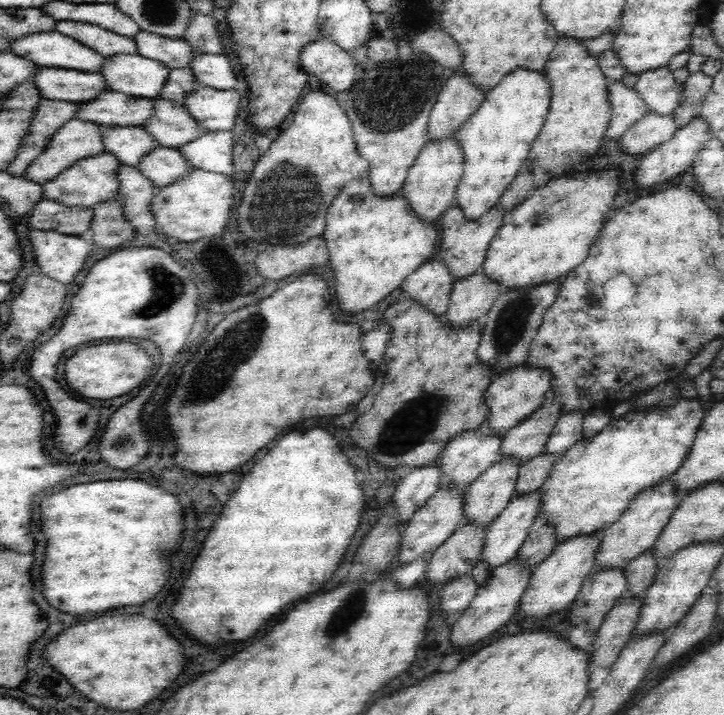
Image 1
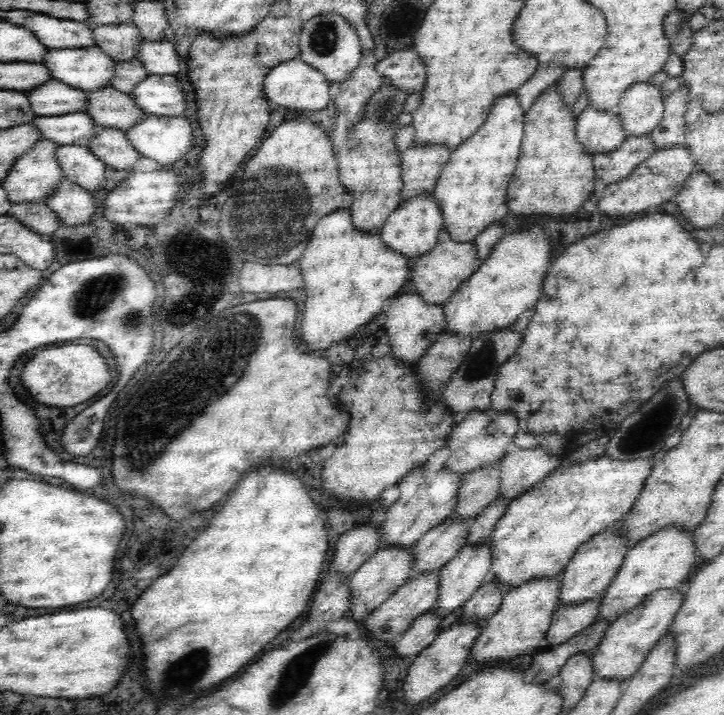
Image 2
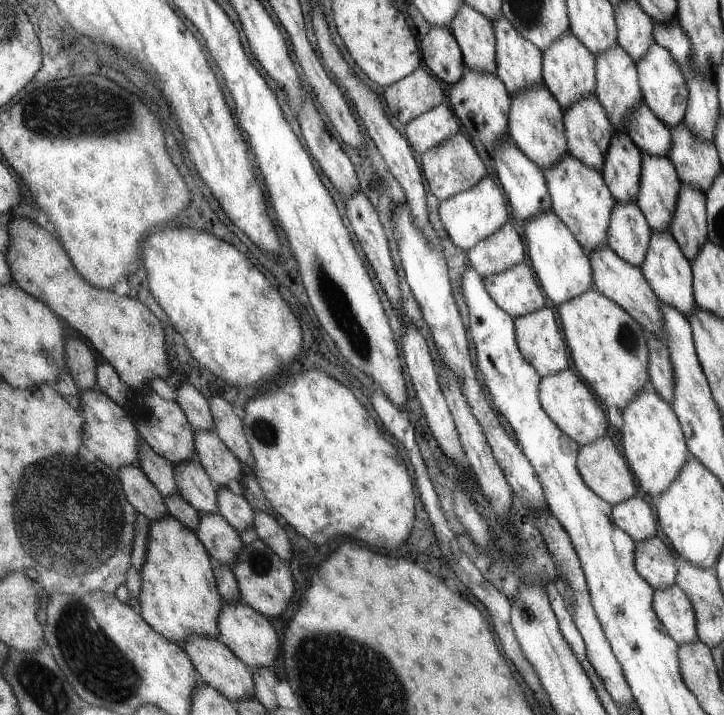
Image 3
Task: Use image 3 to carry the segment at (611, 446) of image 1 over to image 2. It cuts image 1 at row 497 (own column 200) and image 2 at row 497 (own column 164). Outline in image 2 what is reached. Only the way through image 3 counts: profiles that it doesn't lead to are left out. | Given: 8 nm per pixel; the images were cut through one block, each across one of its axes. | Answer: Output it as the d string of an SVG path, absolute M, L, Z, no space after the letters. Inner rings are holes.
M600 455L596 459L574 462L556 468L546 478L531 486L524 494L510 500L506 512L499 518L490 537L490 556L494 578L500 584L512 584L515 588L526 581L560 576L572 556L586 541L614 521L621 521L634 506L643 483L650 476L654 462L647 458L616 461Z

